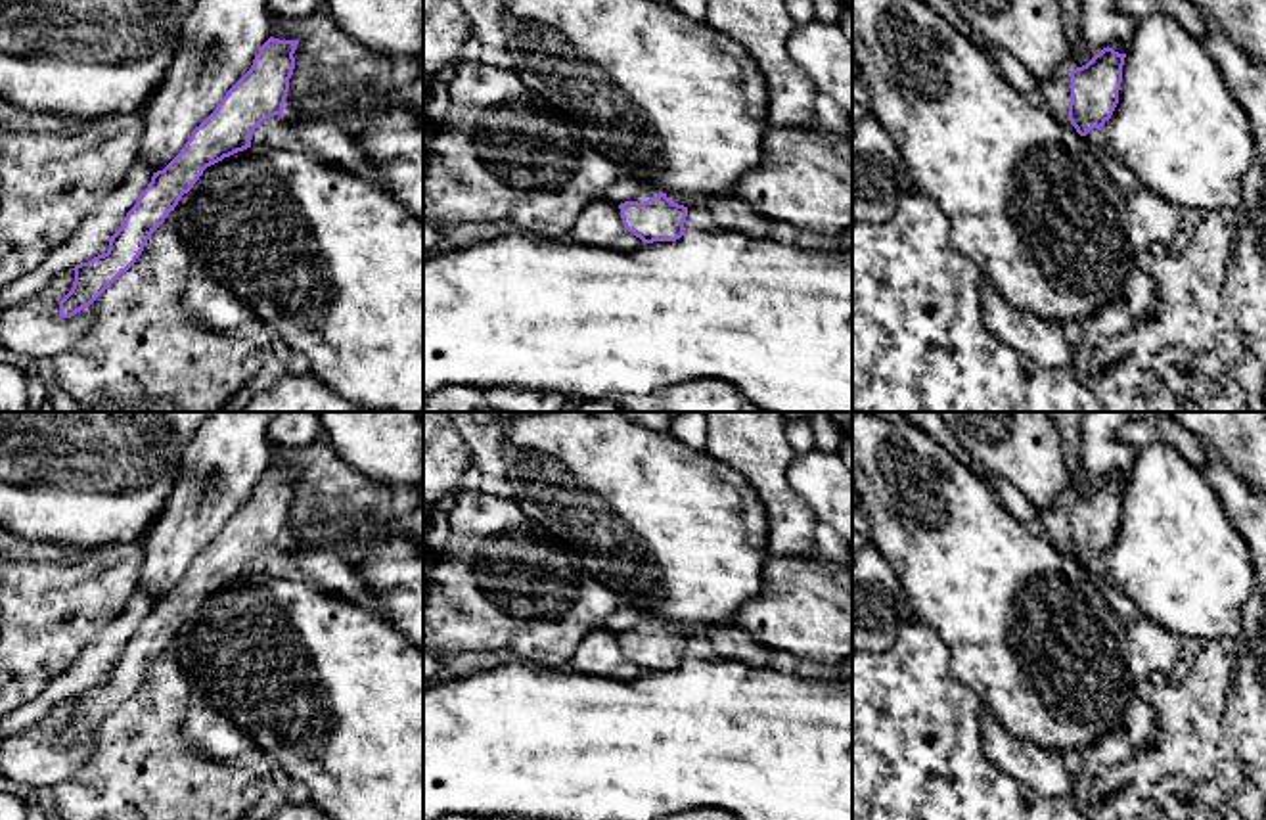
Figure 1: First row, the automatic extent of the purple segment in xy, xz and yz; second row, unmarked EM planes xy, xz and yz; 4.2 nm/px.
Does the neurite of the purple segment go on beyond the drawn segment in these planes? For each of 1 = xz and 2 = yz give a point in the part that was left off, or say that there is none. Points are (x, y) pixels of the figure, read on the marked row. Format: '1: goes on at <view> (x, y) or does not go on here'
1: does not go on here
2: does not go on here

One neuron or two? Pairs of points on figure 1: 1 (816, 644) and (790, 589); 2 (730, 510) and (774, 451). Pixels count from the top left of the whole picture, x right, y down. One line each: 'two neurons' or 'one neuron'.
1: one neuron
2: two neurons

